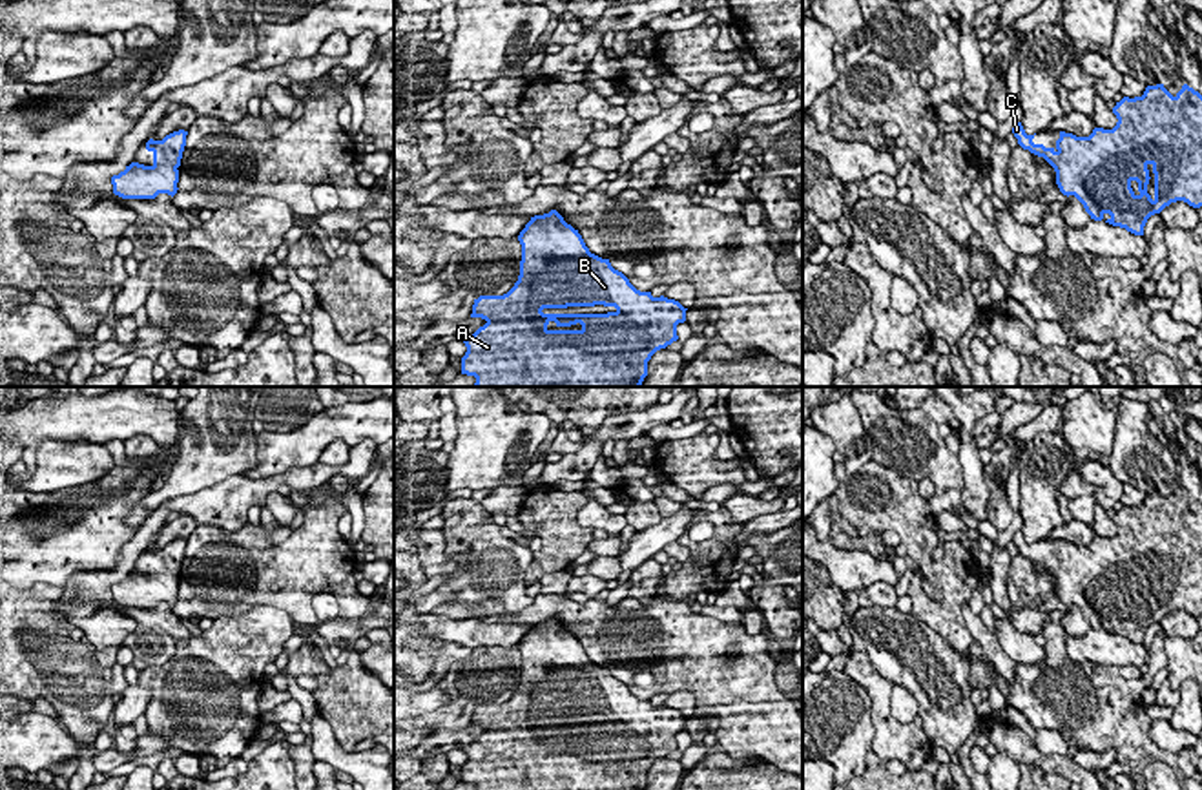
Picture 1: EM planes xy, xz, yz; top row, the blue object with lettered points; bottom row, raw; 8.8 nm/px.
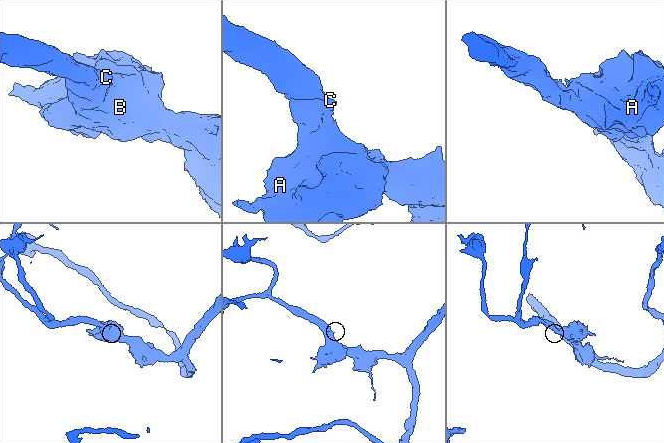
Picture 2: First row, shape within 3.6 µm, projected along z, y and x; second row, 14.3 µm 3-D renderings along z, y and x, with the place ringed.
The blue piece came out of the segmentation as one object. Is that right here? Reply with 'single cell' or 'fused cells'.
single cell

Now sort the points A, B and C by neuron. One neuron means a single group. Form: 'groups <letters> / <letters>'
groups A B C

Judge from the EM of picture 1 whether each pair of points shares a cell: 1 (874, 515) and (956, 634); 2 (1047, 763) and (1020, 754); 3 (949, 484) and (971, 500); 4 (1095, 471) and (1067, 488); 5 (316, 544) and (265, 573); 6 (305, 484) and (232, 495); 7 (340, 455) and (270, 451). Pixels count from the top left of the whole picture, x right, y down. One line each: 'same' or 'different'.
1: same
2: same
3: different
4: different
5: same
6: same
7: different

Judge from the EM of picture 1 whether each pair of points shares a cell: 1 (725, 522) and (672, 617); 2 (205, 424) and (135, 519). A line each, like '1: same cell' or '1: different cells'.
1: different cells
2: same cell

